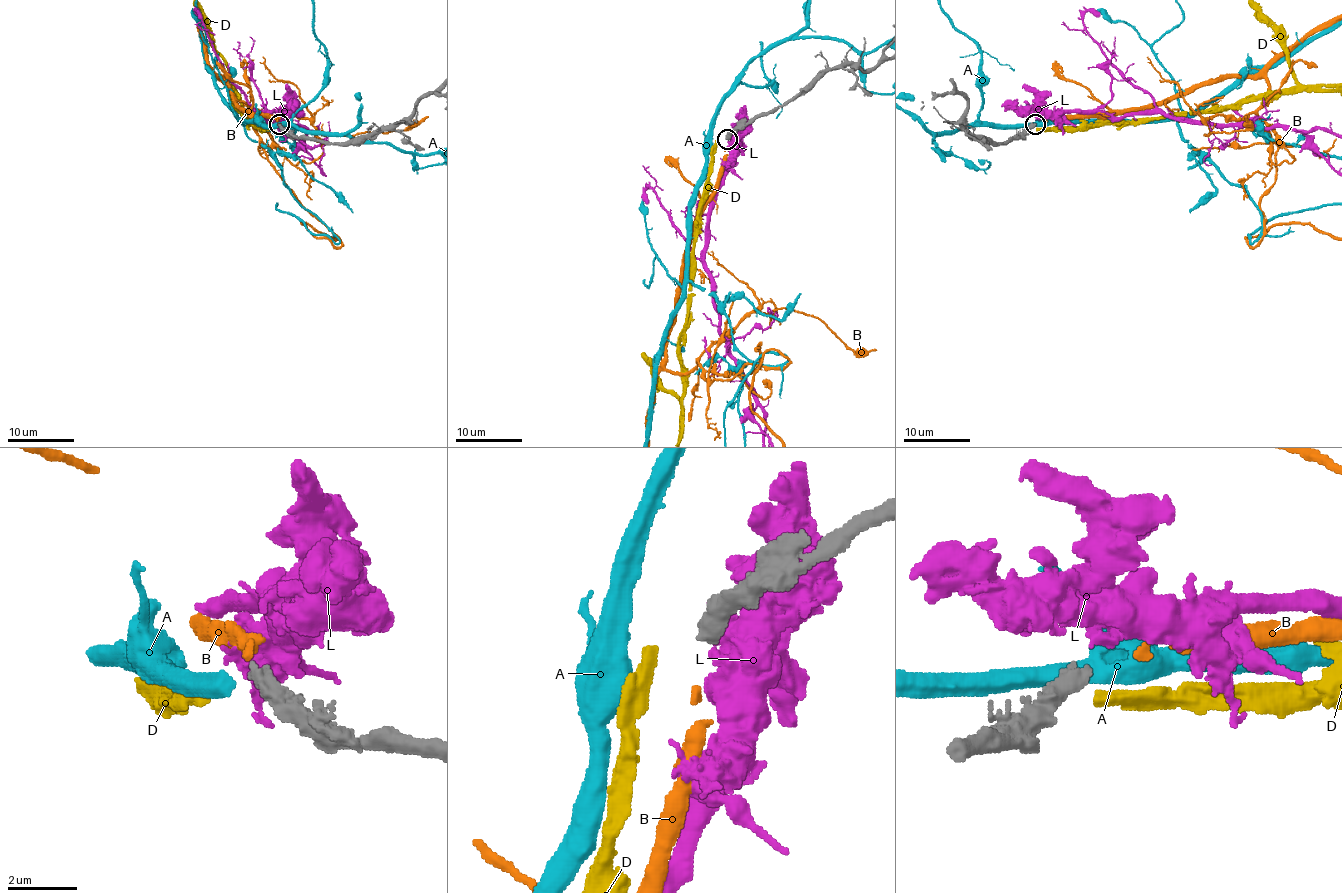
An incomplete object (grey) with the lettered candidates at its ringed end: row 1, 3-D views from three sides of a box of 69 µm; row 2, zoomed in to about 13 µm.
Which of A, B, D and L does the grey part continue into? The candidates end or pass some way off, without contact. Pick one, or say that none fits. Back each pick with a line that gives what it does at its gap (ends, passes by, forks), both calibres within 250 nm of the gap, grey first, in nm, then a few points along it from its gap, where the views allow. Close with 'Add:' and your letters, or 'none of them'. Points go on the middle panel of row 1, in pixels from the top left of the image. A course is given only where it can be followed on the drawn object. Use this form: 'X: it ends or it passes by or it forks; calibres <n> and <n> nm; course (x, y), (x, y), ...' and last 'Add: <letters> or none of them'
B: it ends; calibres 480 and 190 nm; course (726, 147), (665, 367), (709, 382), (789, 362), (768, 350), (749, 392), (783, 445)
Add: B

